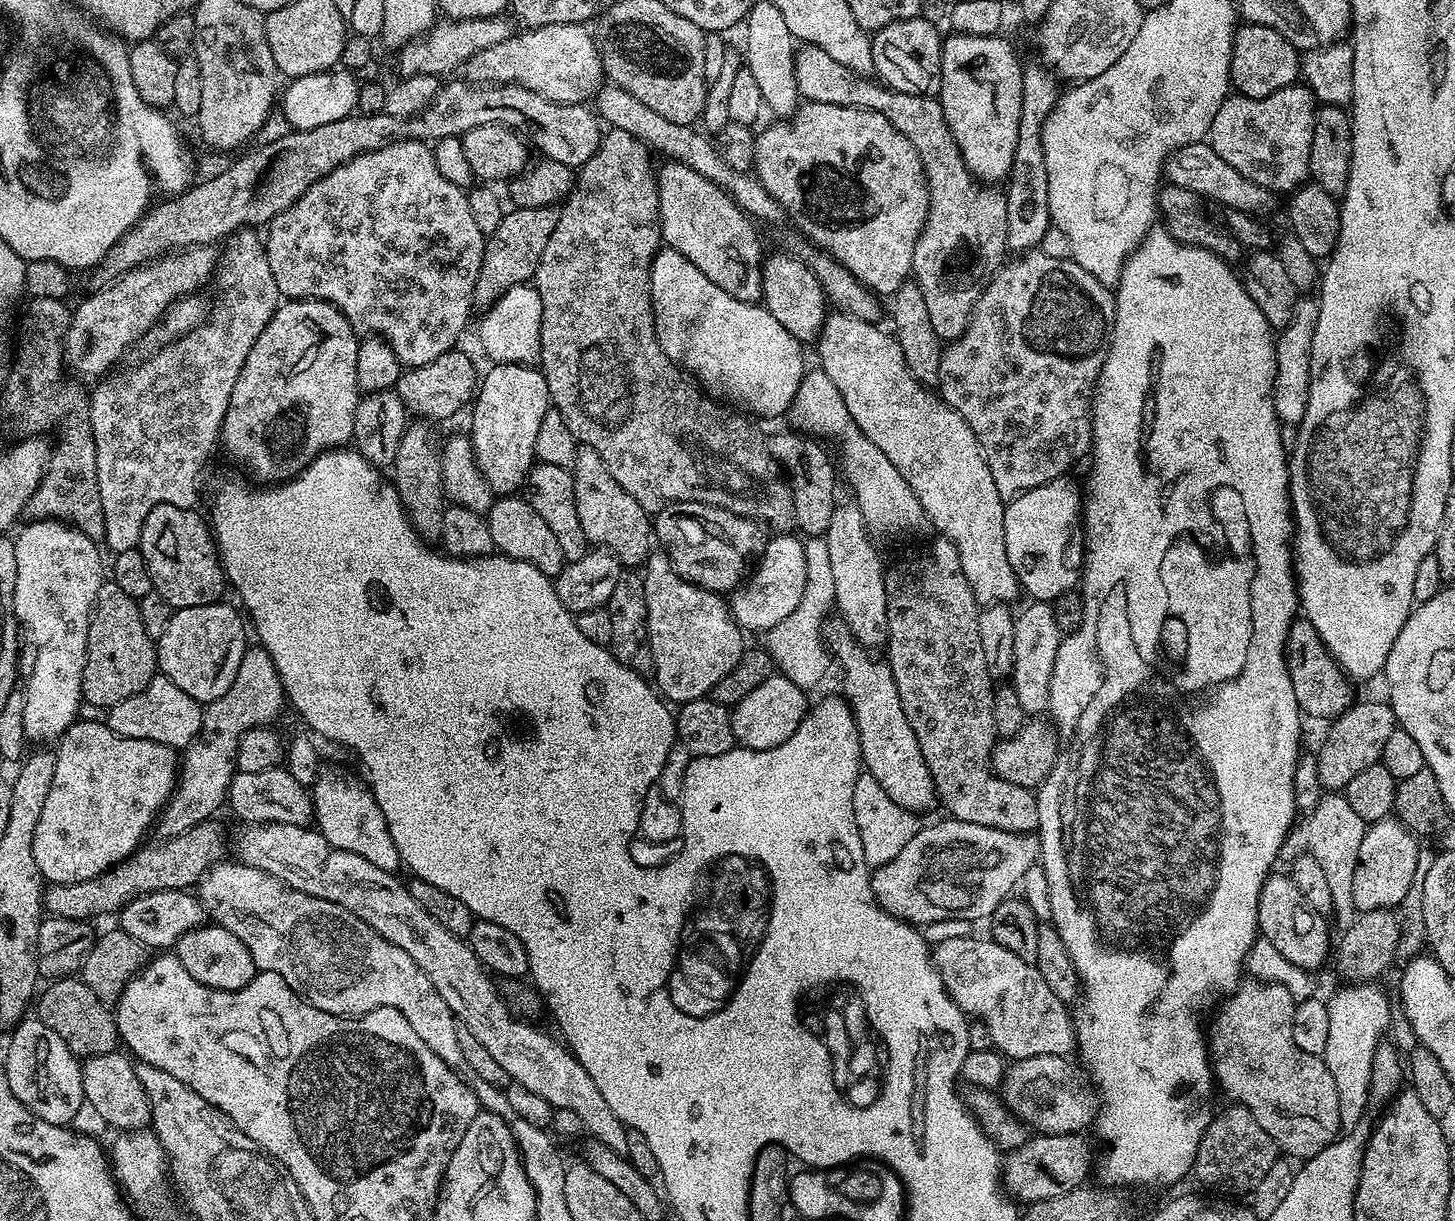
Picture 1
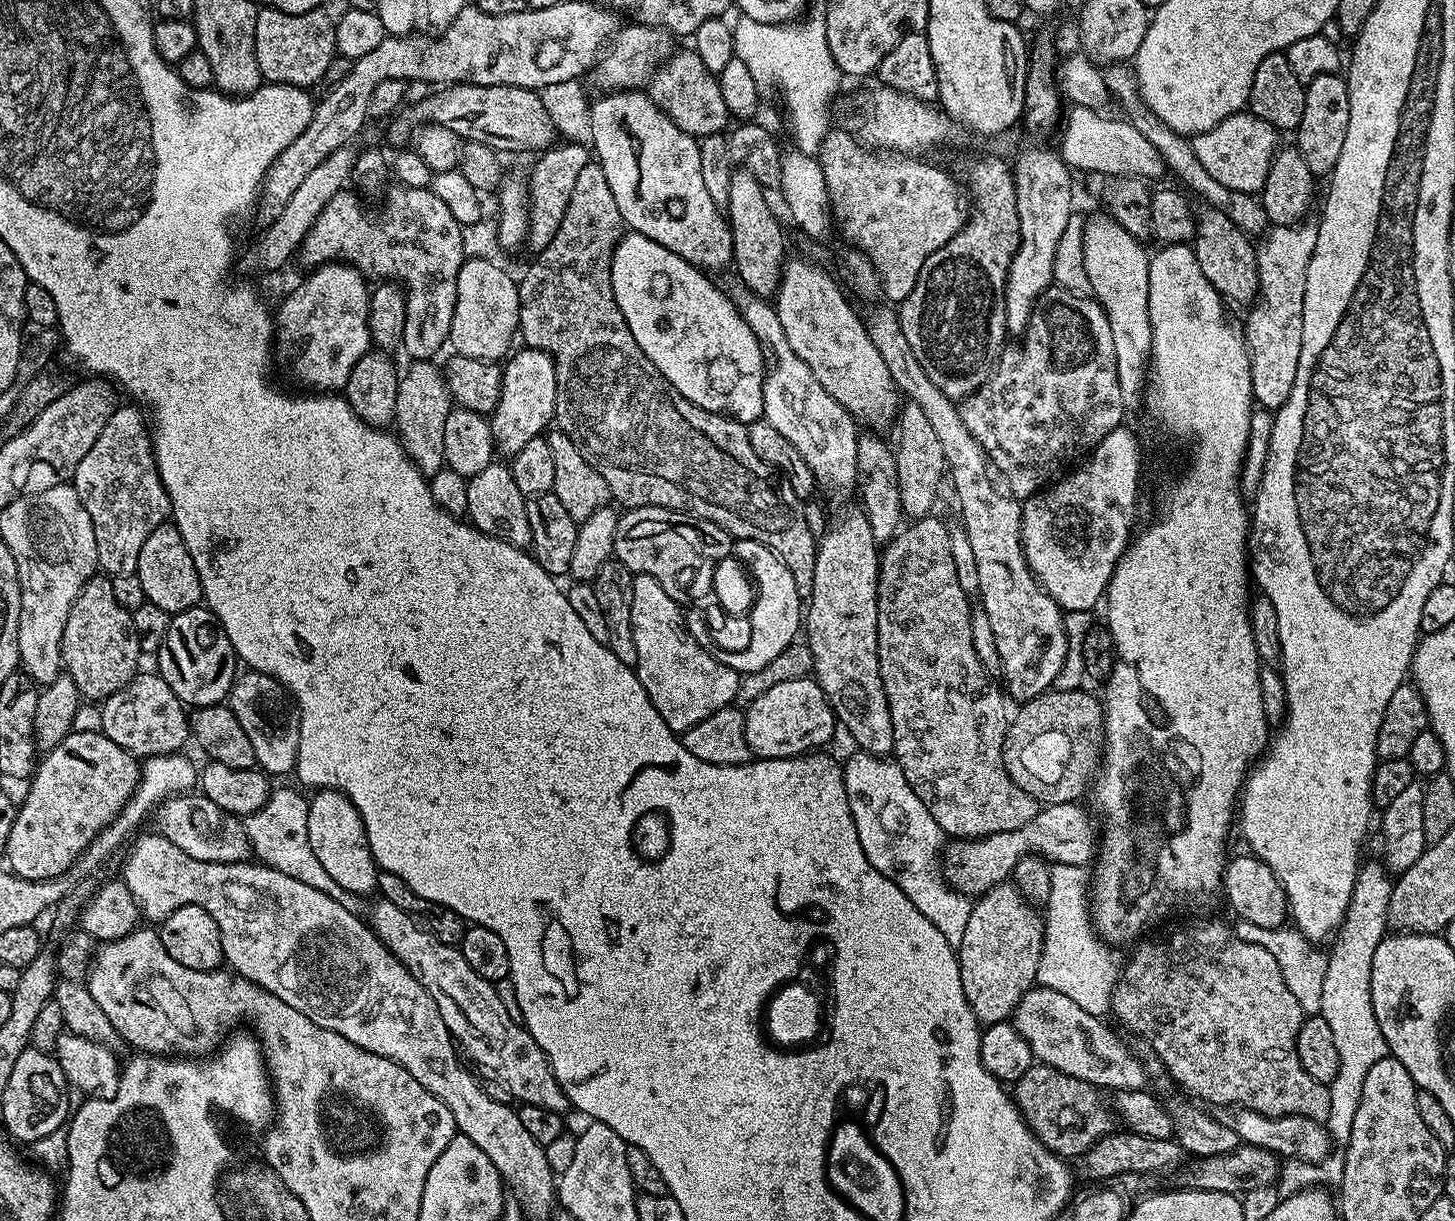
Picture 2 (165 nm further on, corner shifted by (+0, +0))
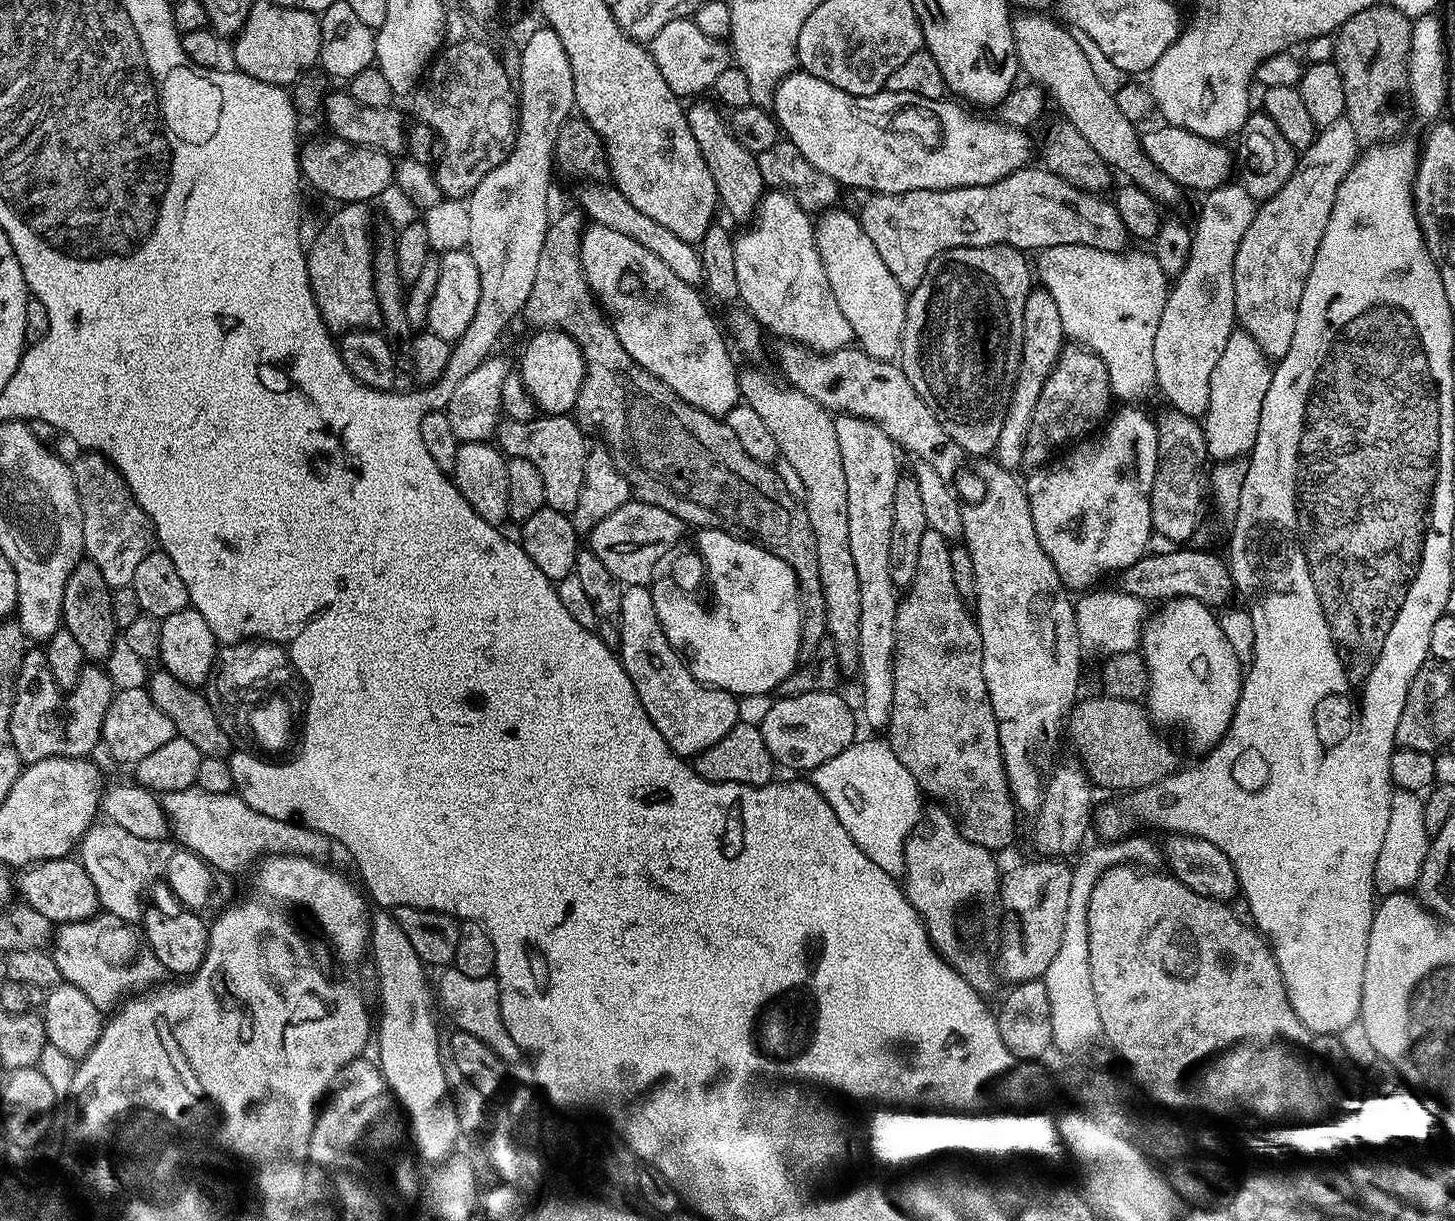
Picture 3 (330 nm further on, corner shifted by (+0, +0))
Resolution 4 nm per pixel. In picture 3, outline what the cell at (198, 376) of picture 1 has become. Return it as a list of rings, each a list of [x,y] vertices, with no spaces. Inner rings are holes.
[[[87,450],[81,451],[79,455],[77,460],[71,461],[71,466],[74,486],[78,490],[78,498],[82,506],[82,534],[87,559],[98,566],[110,589],[129,587],[134,578],[134,570],[138,570],[138,562],[142,562],[142,558],[147,556],[153,547],[154,529],[148,522],[148,515],[140,509],[138,502],[132,497],[131,490],[120,476],[120,471],[104,455]]]

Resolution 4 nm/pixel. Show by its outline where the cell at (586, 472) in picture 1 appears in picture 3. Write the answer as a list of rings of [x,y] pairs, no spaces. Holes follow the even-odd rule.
[[[544,414],[530,422],[505,419],[498,428],[498,444],[505,457],[526,458],[534,462],[538,474],[542,474],[545,505],[565,514],[571,514],[578,506],[578,494],[582,494],[582,482],[590,447],[589,441],[584,441],[583,430],[575,422],[577,423],[568,414]]]

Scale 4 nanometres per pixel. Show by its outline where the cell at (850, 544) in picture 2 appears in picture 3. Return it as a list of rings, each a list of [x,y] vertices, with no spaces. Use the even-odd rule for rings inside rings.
[[[748,366],[739,373],[740,394],[778,442],[779,459],[790,462],[791,468],[802,477],[806,490],[804,509],[814,530],[818,546],[818,574],[822,594],[826,594],[826,626],[834,642],[841,669],[855,669],[858,665],[858,573],[854,571],[854,557],[850,555],[850,514],[846,514],[846,473],[842,470],[842,453],[838,450],[838,430],[833,413],[814,398],[806,398],[796,388],[775,384],[760,366]]]

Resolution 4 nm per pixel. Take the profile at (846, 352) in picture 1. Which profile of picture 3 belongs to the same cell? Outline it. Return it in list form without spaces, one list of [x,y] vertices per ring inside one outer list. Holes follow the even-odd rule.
[[[775,190],[765,191],[760,197],[760,207],[756,209],[754,223],[741,236],[732,241],[734,248],[734,274],[736,275],[736,294],[739,303],[758,321],[761,329],[780,336],[781,341],[792,340],[815,352],[836,352],[853,343],[850,323],[846,322],[834,291],[830,288],[822,258],[816,248],[814,220],[793,196]]]

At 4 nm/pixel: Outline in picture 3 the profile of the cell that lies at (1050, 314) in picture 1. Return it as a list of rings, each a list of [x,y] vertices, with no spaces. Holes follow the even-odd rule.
[[[1083,346],[1065,347],[1042,386],[1042,394],[1038,394],[1038,406],[1034,406],[1034,418],[1024,443],[1024,464],[1047,465],[1054,454],[1095,433],[1105,423],[1111,404],[1114,397],[1103,362]]]

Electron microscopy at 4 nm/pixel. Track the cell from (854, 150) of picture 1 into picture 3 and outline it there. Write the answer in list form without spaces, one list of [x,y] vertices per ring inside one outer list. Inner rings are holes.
[[[1043,166],[1020,168],[1014,174],[986,186],[882,192],[869,195],[867,199],[864,209],[858,212],[862,229],[874,242],[875,249],[882,256],[882,261],[886,262],[890,273],[894,274],[895,281],[905,290],[916,288],[926,274],[926,266],[930,266],[935,256],[951,248],[1008,244],[1021,250],[1039,250],[1050,246],[1081,244],[1107,252],[1123,252],[1130,244],[1126,226],[1122,226],[1122,218],[1118,218],[1118,210],[1111,199],[1094,192],[1083,192]]]

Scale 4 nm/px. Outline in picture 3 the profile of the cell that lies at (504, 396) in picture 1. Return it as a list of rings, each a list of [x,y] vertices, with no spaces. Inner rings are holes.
[[[541,328],[531,334],[533,336],[529,338],[518,365],[526,390],[541,413],[549,416],[571,413],[575,409],[576,399],[584,381],[584,355],[578,342],[553,328]]]

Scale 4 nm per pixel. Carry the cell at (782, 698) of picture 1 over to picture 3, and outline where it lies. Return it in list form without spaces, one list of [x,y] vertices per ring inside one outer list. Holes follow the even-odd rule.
[[[839,691],[811,692],[797,696],[780,696],[758,720],[762,738],[766,738],[766,750],[781,769],[805,768],[811,770],[822,766],[834,754],[842,754],[857,739],[858,716],[839,696]]]

